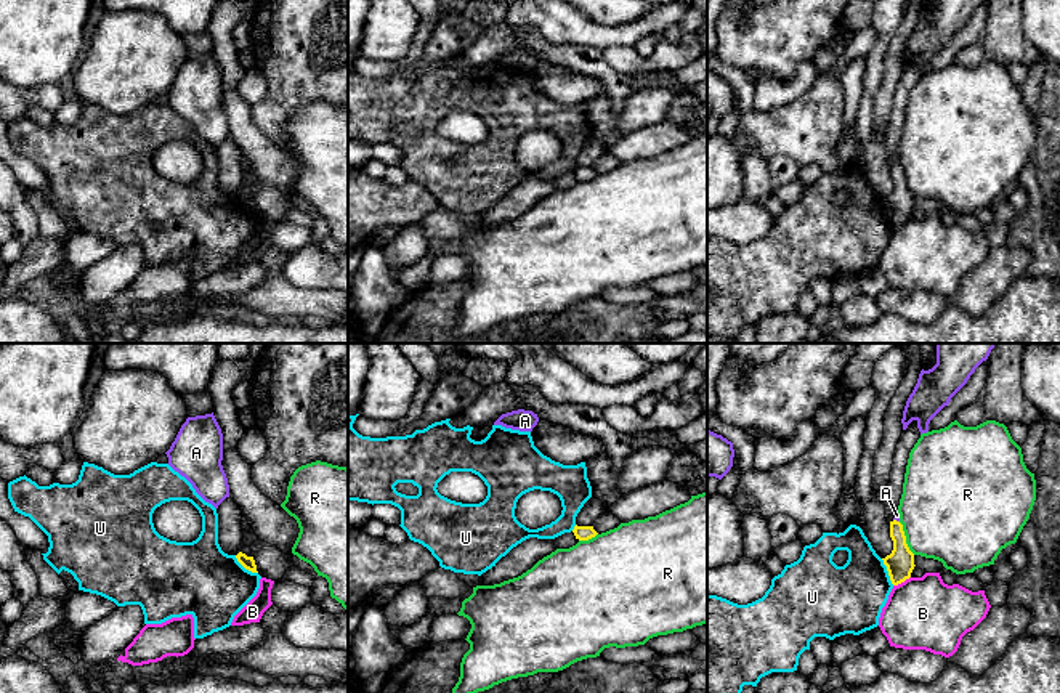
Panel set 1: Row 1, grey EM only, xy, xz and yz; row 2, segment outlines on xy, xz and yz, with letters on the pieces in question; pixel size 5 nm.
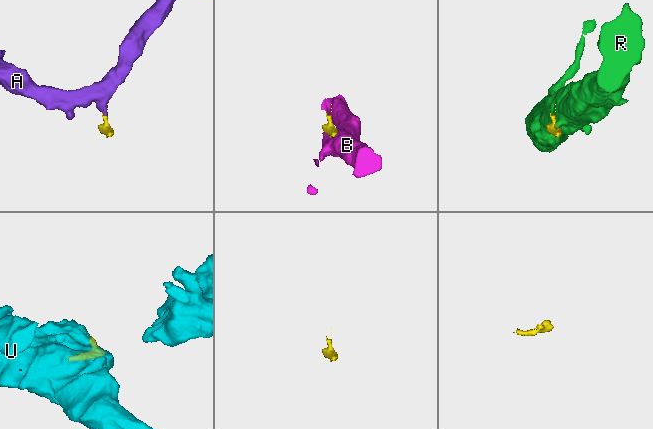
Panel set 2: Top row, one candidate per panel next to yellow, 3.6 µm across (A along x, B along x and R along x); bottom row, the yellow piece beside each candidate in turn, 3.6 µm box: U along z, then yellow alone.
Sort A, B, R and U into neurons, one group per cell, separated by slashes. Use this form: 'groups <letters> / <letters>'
groups A / B / R / U

